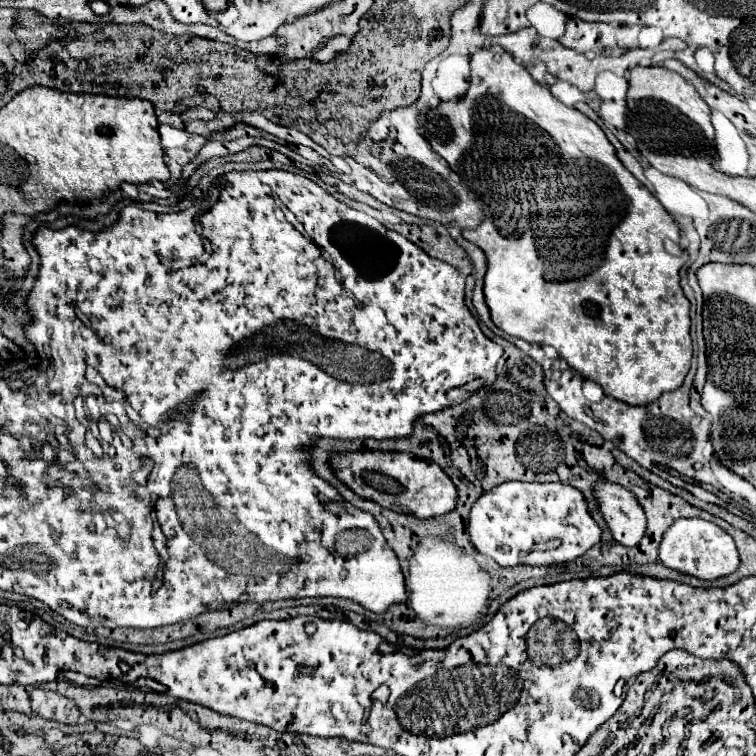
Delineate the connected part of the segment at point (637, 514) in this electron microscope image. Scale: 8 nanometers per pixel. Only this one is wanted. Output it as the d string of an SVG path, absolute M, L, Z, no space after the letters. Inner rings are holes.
M600 480L596 484L596 498L614 540L624 546L636 546L646 530L646 518L636 496L618 484Z

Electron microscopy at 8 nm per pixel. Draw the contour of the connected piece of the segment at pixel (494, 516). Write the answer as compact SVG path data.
M506 482L482 494L470 510L470 540L480 554L494 558L500 566L532 566L532 552L552 552L552 564L566 564L588 552L601 541L602 529L588 512L588 504L578 488L568 484L536 484L536 482Z

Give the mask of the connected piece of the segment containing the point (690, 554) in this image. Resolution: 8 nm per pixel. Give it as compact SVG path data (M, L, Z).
M680 518L672 524L672 528L668 528L660 544L660 560L668 568L680 570L684 574L692 574L702 580L728 576L738 568L738 562L740 562L732 536L726 534L720 526L700 518Z

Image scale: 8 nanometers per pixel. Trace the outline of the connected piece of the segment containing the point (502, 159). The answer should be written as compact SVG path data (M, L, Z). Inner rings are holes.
M500 46L482 48L470 58L470 86L468 92L458 100L442 100L442 116L472 116L472 136L460 136L460 128L426 128L426 140L430 146L448 162L448 166L462 178L464 186L472 192L474 200L480 200L484 210L484 220L474 230L462 230L462 236L476 244L488 260L488 270L484 276L484 298L492 316L492 322L504 330L508 336L522 338L532 344L548 344L558 350L560 358L568 362L568 366L580 372L584 378L602 386L604 394L614 396L626 404L644 406L654 402L662 392L670 392L682 386L686 372L690 370L692 358L692 340L690 340L690 302L682 294L678 270L688 260L688 252L680 246L680 232L672 216L664 210L664 206L654 198L654 194L640 184L618 160L614 146L608 142L602 128L592 122L588 116L562 104L552 96L548 86L536 82L528 70L516 62L508 52ZM526 214L530 214L530 222L536 222L536 232L524 232Z

